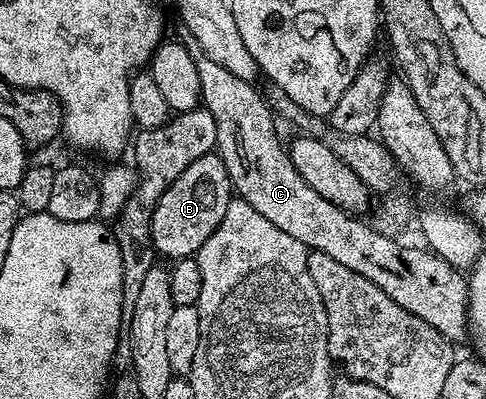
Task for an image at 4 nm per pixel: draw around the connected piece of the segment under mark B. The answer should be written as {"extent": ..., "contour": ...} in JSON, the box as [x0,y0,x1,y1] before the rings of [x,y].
{"extent":[152,152,234,260],"contour":[[[213,152],[194,160],[190,168],[162,192],[152,213],[152,249],[157,255],[165,254],[168,260],[191,258],[210,240],[210,236],[222,224],[226,208],[232,203],[234,191],[226,172],[226,164],[219,153]]]}

